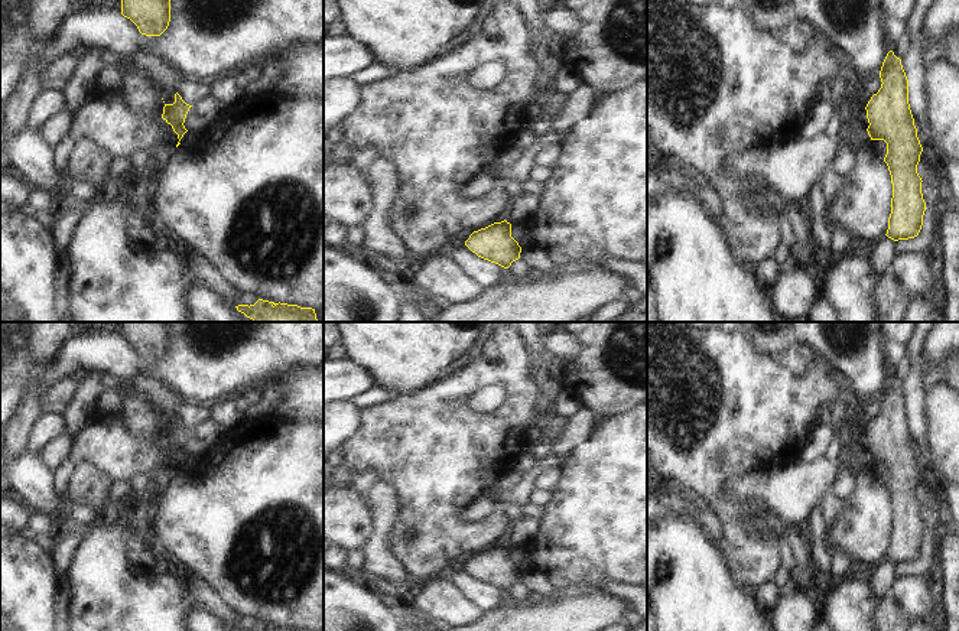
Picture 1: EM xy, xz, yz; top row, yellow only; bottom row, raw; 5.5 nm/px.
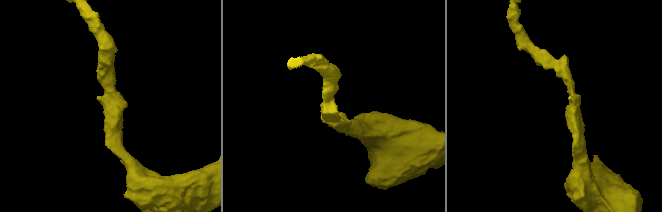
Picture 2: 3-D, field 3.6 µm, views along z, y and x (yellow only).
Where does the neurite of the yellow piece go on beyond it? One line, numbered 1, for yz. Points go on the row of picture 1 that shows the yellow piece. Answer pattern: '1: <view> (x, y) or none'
1: none

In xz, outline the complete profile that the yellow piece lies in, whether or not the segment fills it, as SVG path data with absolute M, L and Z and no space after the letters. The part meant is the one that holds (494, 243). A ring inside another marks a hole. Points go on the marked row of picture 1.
M505 219L474 231L465 245L478 257L508 269L520 258L521 247L511 237L511 224Z

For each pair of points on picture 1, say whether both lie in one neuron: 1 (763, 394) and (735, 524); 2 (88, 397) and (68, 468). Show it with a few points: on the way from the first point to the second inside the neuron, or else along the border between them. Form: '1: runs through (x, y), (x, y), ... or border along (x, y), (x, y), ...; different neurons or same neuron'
1: runs through (758, 426), (750, 451), (722, 478), (722, 493); same neuron
2: border along (94, 415), (74, 436); different neurons

